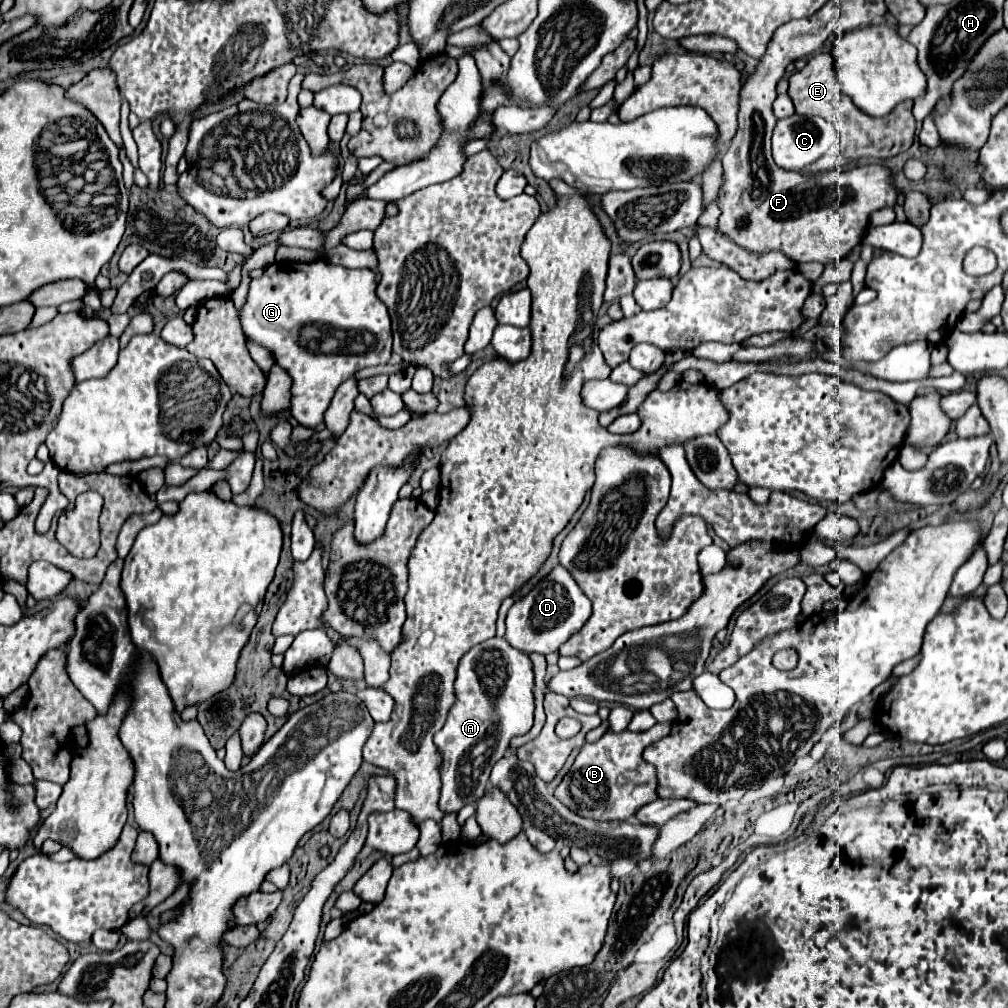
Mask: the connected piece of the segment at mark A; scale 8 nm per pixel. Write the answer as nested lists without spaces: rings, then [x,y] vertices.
[[[494,636],[494,638],[488,638],[488,640],[472,646],[460,658],[456,672],[458,672],[456,674],[456,704],[452,706],[442,730],[434,734],[434,744],[438,748],[438,754],[442,756],[442,762],[440,762],[442,790],[440,790],[438,806],[444,814],[458,812],[466,804],[478,806],[478,800],[486,794],[492,766],[504,756],[504,752],[508,750],[508,744],[514,736],[526,734],[532,728],[532,718],[534,718],[532,662],[530,662],[528,654],[512,648],[504,638]]]

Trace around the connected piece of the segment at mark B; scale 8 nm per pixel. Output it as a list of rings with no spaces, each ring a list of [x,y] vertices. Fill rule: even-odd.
[[[656,723],[645,732],[606,732],[598,742],[584,744],[580,754],[576,756],[570,772],[562,778],[554,796],[572,812],[592,820],[604,822],[622,822],[632,818],[642,806],[650,804],[658,798],[658,778],[656,768],[642,760],[642,750],[646,744],[660,740],[670,734],[672,723]],[[626,770],[636,770],[636,778],[632,782],[624,782],[622,774]]]

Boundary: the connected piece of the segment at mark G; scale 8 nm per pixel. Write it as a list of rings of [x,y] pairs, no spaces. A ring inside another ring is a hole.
[[[324,258],[320,260],[314,260],[314,262],[308,262],[308,264],[300,264],[300,262],[278,262],[278,264],[272,264],[266,268],[264,276],[258,278],[258,280],[252,280],[250,282],[250,290],[248,290],[248,298],[246,298],[246,304],[244,304],[244,310],[242,310],[242,328],[244,328],[244,334],[248,338],[252,338],[254,342],[266,346],[272,354],[274,354],[274,360],[276,364],[280,364],[282,368],[288,370],[288,374],[292,376],[292,416],[306,428],[318,428],[322,424],[322,416],[324,416],[324,410],[328,408],[336,388],[352,378],[352,374],[360,368],[366,368],[366,366],[380,366],[380,364],[388,364],[390,356],[392,356],[392,330],[390,330],[390,316],[388,316],[388,310],[386,306],[382,304],[382,300],[376,296],[376,274],[372,270],[350,270],[350,268],[344,268],[344,266],[336,266],[336,264],[330,264],[326,262]]]

